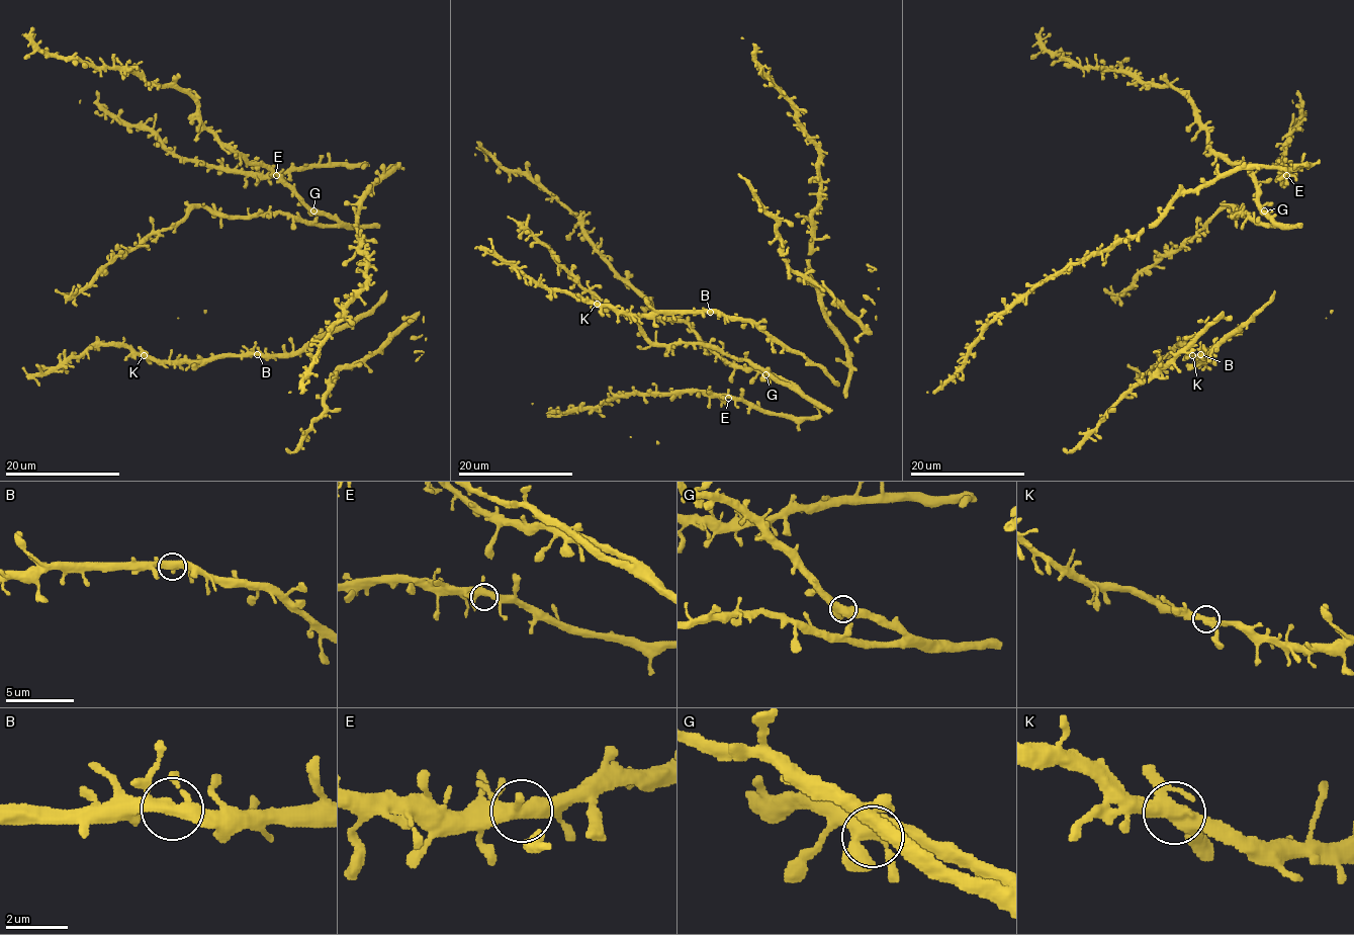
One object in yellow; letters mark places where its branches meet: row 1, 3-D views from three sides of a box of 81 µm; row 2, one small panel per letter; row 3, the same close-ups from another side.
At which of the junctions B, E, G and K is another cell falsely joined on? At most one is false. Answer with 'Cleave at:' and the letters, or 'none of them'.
Cleave at: none of them

